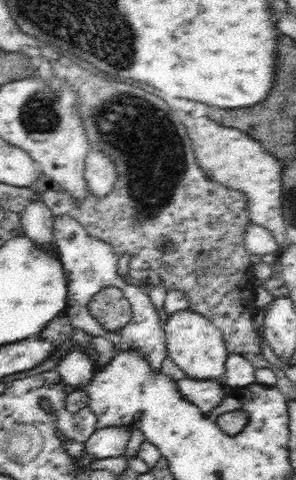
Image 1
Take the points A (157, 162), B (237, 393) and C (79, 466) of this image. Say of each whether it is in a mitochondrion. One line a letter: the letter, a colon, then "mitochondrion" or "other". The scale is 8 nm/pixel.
A: mitochondrion
B: other
C: other

